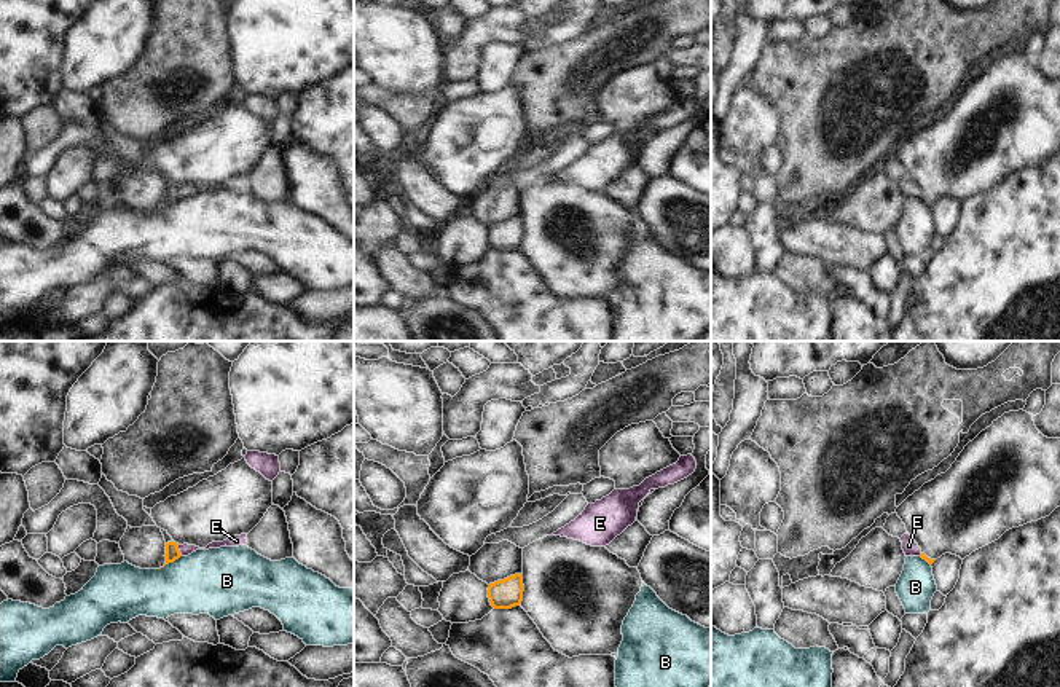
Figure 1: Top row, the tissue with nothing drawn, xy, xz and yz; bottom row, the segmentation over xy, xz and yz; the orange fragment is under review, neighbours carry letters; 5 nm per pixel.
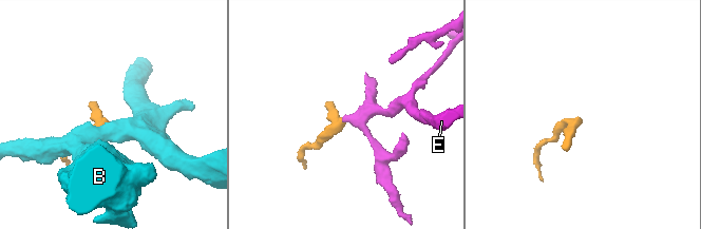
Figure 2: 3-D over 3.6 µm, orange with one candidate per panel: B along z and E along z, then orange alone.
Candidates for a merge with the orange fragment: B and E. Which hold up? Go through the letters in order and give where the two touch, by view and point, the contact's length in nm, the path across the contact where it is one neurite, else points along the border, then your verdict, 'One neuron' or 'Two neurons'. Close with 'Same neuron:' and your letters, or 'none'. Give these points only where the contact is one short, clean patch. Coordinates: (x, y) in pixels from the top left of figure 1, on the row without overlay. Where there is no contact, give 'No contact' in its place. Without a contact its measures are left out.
B: Touches orange at xy (169, 204). Shared border 130 nm. Boundary: xy (180, 198), (160, 212). Two neurons
E: Touches orange at xy (179, 193). Shared border 60 nm. Path across: xy (172, 195), (179, 193), (185, 192). One neuron
Same neuron: E

